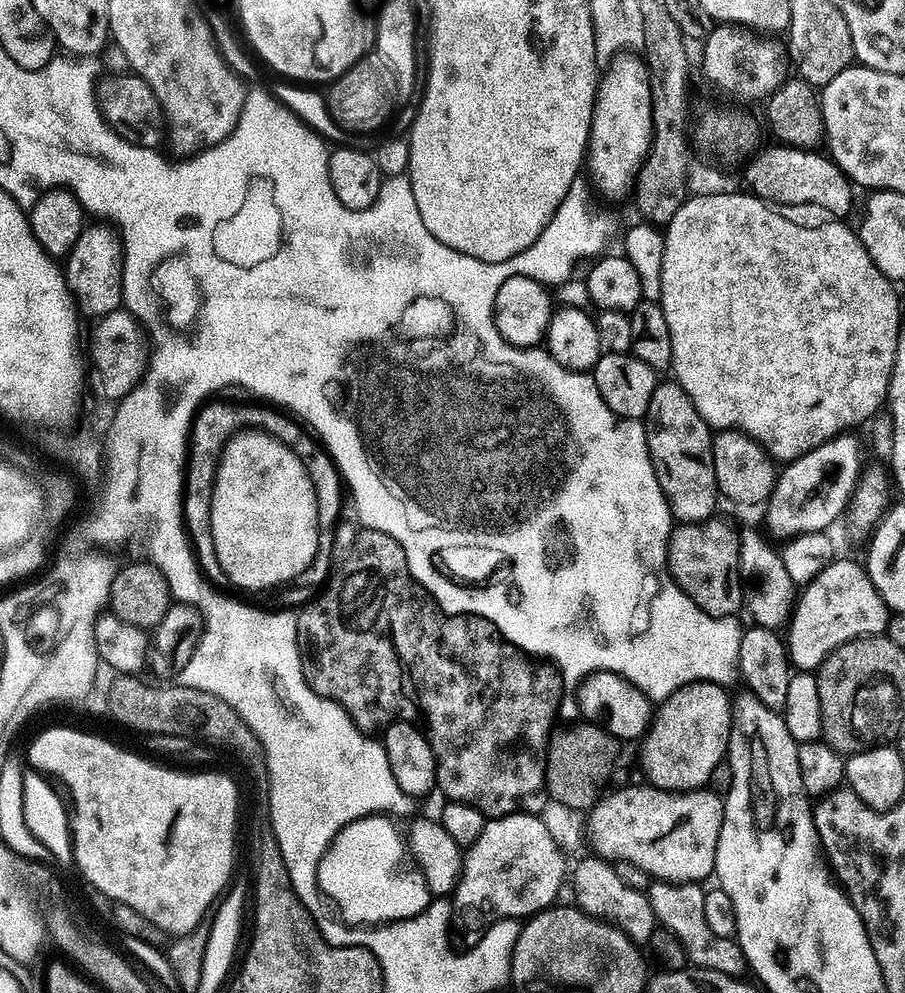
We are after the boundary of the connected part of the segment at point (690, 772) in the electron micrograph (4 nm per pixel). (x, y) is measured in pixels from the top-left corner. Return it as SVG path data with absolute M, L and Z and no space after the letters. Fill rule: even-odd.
M695 680L659 701L648 731L639 741L643 779L667 792L703 789L714 768L726 760L732 725L732 701L720 684Z

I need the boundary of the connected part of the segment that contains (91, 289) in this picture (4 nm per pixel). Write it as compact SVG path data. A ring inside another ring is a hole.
M104 222L92 223L80 231L78 242L74 242L74 246L67 254L66 279L69 291L74 295L79 309L92 316L91 318L99 318L121 307L124 298L124 245L121 244L115 227Z

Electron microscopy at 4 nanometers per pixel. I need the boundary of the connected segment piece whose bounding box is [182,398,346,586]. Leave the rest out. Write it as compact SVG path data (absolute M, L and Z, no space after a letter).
M212 398L207 402L201 404L200 411L196 413L196 417L192 420L192 431L190 433L190 439L188 442L188 455L186 457L186 467L184 469L184 490L182 493L182 499L184 502L184 527L188 533L189 540L192 541L192 547L194 549L194 555L199 563L201 572L204 573L205 576L208 577L209 581L213 585L220 586L220 583L223 585L225 583L226 577L224 575L224 571L222 570L222 566L218 562L218 558L214 554L214 542L212 541L212 533L208 527L208 507L212 504L212 484L216 481L216 465L220 459L221 452L224 451L224 446L227 444L228 439L231 438L232 435L235 435L236 432L245 428L258 428L263 432L269 432L270 435L276 436L282 441L283 444L286 445L290 450L294 450L294 454L298 454L300 456L300 460L306 466L306 474L310 476L310 482L314 486L314 498L316 499L316 505L318 506L318 522L320 523L321 529L324 530L332 530L336 527L336 521L340 519L340 508L344 504L346 499L346 488L340 479L340 471L336 468L336 463L332 461L332 456L328 453L328 449L324 447L323 444L320 443L319 439L299 419L293 418L287 411L281 410L276 406L265 406L260 402L252 402L256 404L227 404L226 401L220 400L224 398Z

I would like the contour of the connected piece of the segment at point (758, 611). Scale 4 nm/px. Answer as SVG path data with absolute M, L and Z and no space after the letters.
M752 528L740 532L740 582L744 590L743 607L752 615L753 625L780 630L792 619L798 586L786 571L780 552L764 544L763 538Z

